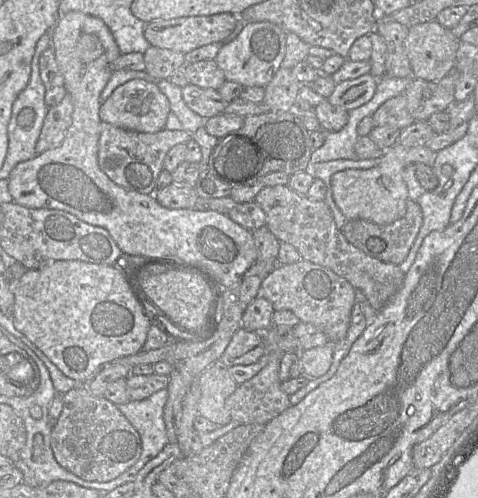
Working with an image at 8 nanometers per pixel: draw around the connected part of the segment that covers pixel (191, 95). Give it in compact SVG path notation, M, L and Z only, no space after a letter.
M188 83L181 88L181 92L185 104L205 119L223 114L228 104L214 89L200 88Z

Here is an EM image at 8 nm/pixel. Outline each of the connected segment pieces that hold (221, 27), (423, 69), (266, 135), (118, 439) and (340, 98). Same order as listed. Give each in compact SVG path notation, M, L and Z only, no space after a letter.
M220 13L208 16L181 17L171 20L156 20L146 24L144 37L150 46L187 54L200 47L221 43L234 31L239 15Z
M436 20L409 27L405 49L413 77L426 81L444 78L454 68L459 41Z
M296 110L269 111L244 117L244 124L239 130L218 138L218 144L210 154L209 170L231 188L253 184L272 172L291 176L305 171L313 151L309 133Z
M84 385L63 395L63 409L51 432L51 448L58 464L86 481L108 482L131 467L140 457L141 439L118 407L93 396Z
M370 73L345 80L335 85L334 91L327 99L331 104L340 106L347 111L353 110L373 97L378 80Z

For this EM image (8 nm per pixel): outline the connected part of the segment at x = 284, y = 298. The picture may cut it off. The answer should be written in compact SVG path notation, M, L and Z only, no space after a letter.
M303 259L294 264L278 264L263 280L260 295L270 301L275 311L289 310L301 322L321 329L332 345L347 334L356 302L355 288L346 279L326 267Z

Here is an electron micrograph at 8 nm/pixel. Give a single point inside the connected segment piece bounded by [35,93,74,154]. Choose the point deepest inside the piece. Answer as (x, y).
(58, 119)

